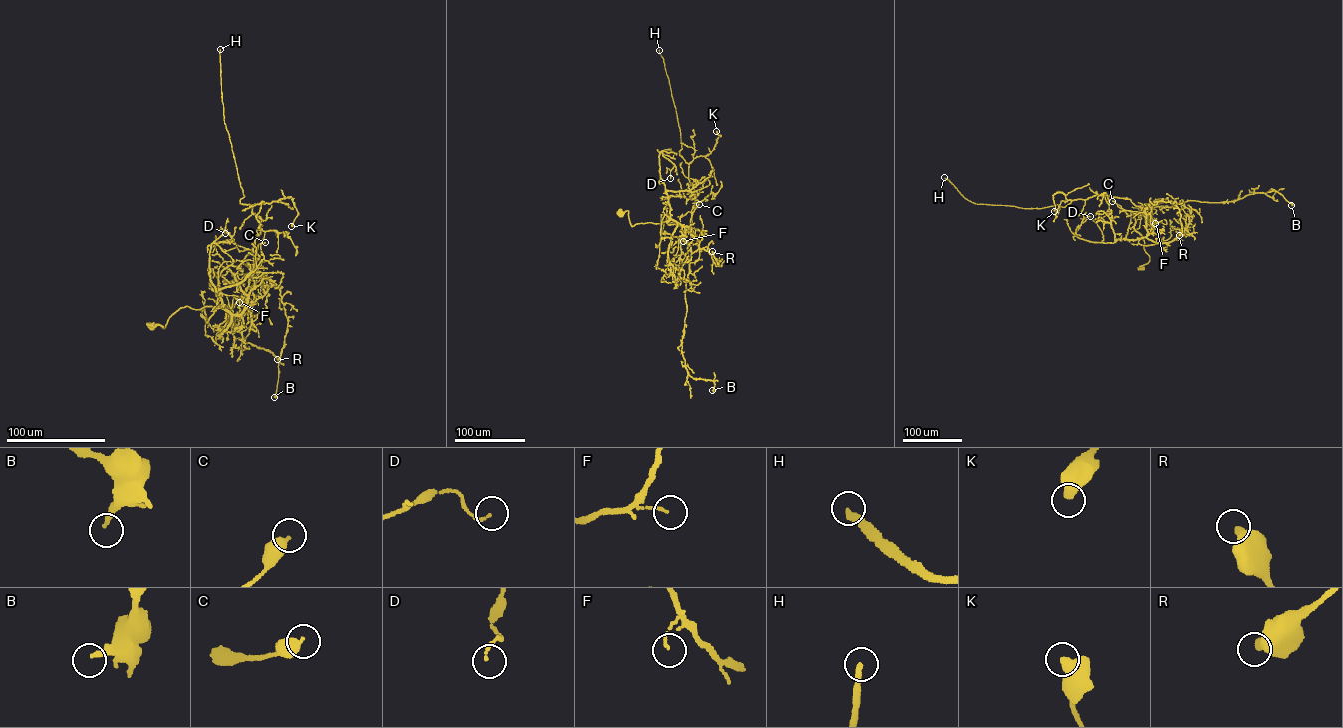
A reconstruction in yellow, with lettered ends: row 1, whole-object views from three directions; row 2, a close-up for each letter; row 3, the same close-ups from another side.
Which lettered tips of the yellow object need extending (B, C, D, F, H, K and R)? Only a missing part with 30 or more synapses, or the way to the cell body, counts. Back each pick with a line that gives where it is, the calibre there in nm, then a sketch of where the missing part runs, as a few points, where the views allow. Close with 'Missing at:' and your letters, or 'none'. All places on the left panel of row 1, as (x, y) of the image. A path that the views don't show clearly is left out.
H: Place: (220, 49). Thickness 280 nm
Missing at: H

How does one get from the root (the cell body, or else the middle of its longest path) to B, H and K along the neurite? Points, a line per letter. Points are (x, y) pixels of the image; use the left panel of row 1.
B: (151, 326), (219, 306), (220, 273), (243, 263), (252, 276), (235, 327), (277, 358), (274, 397)
H: (151, 326), (219, 306), (220, 273), (242, 270), (260, 231), (253, 204), (240, 203), (220, 49)
K: (151, 326), (219, 306), (220, 273), (242, 270), (260, 232), (252, 204), (291, 197), (291, 226)

